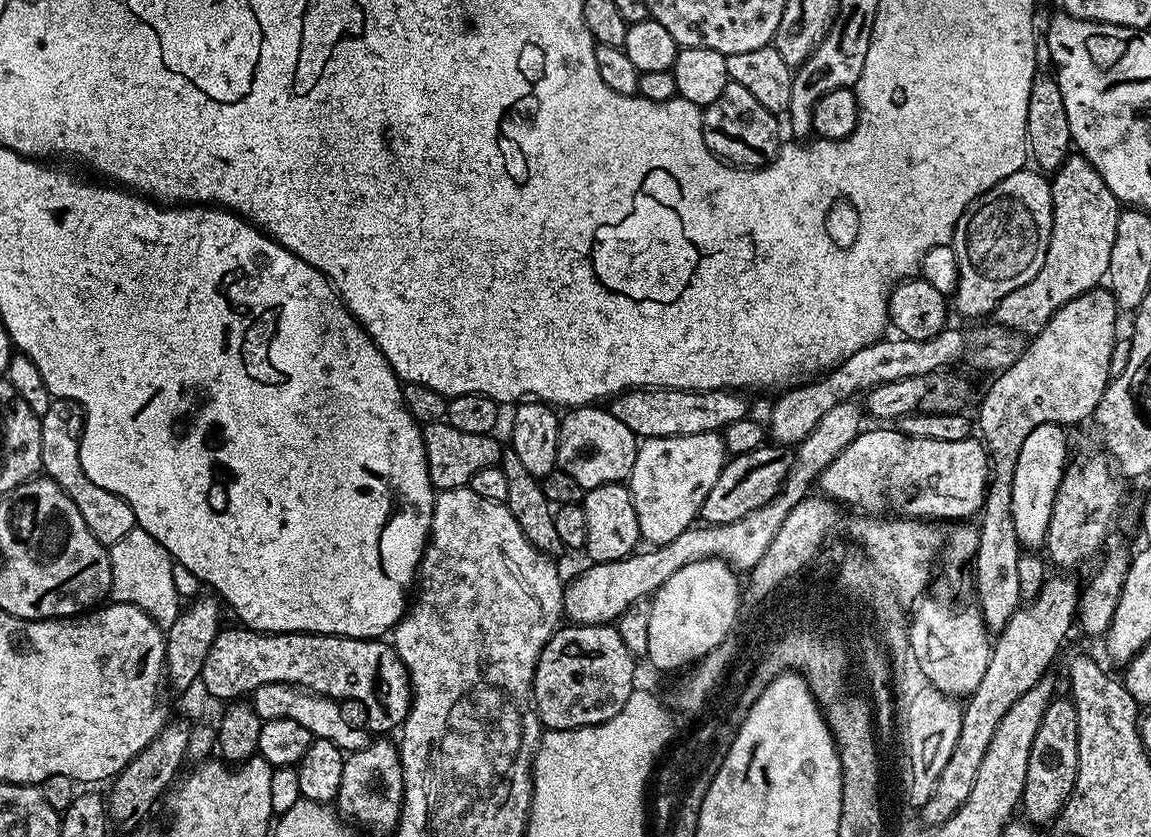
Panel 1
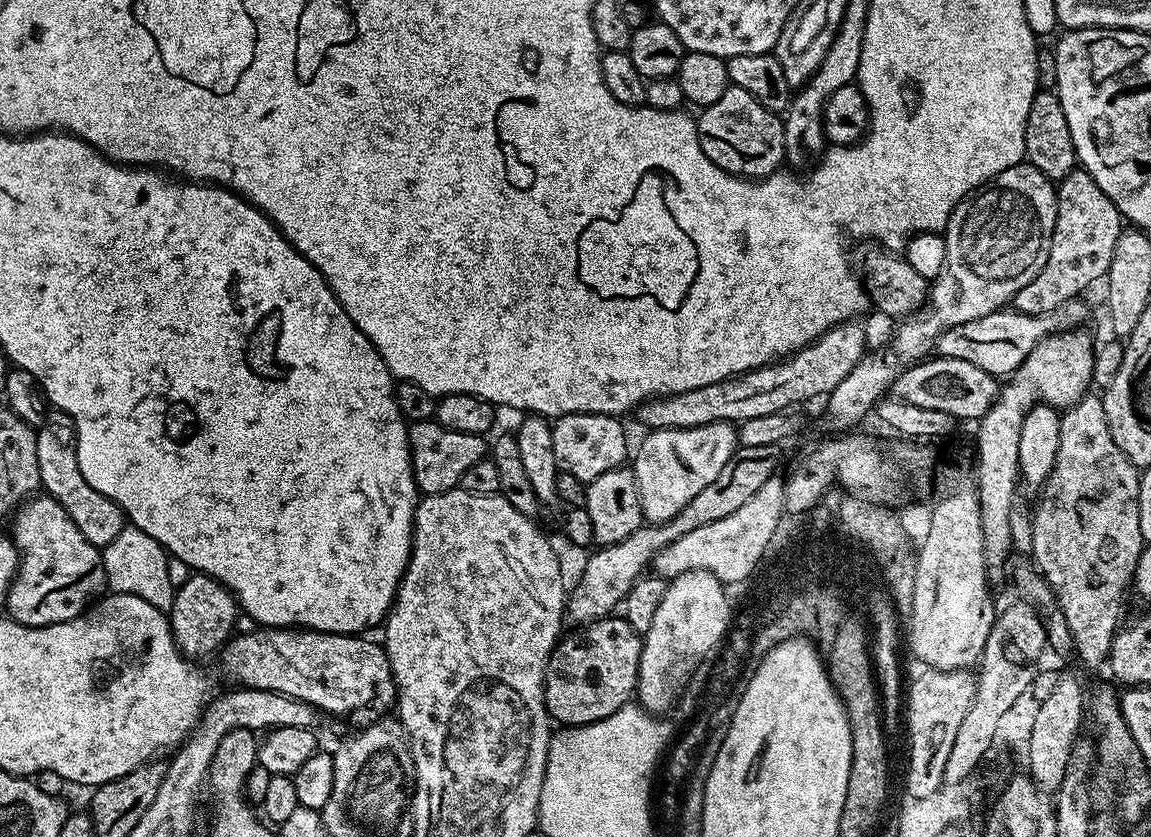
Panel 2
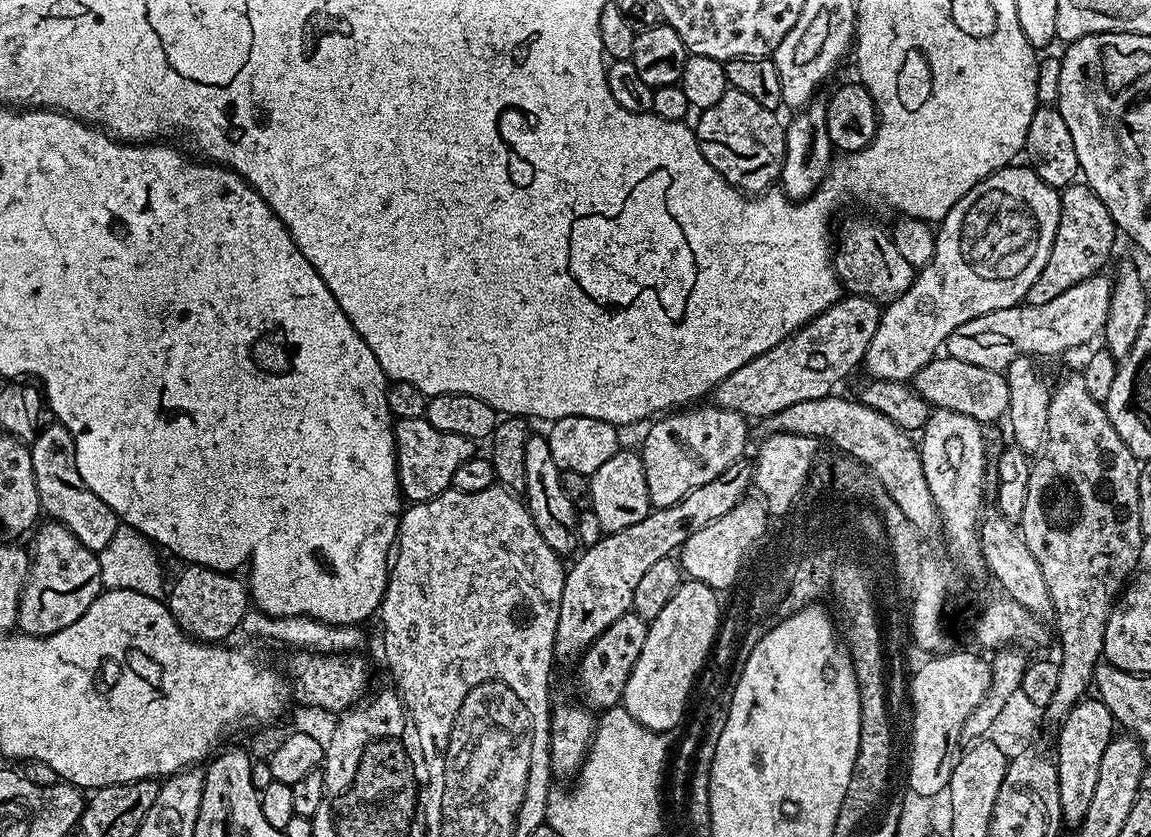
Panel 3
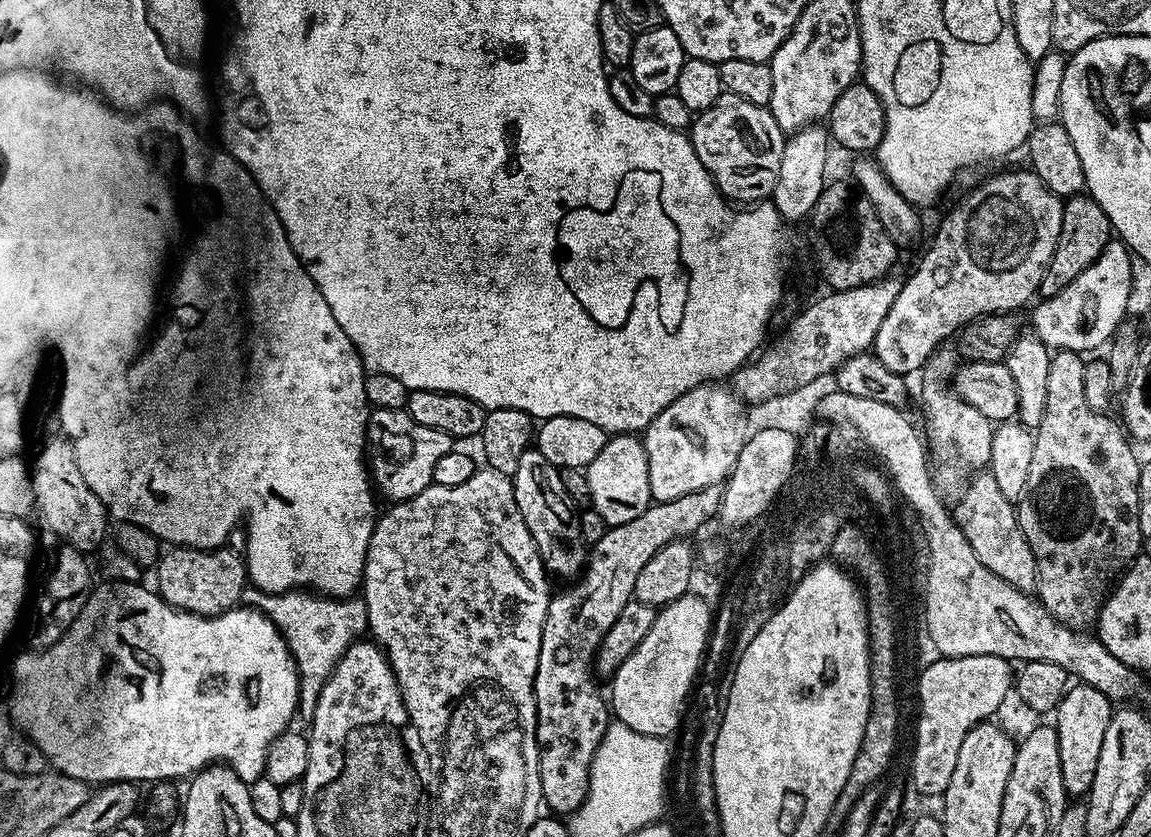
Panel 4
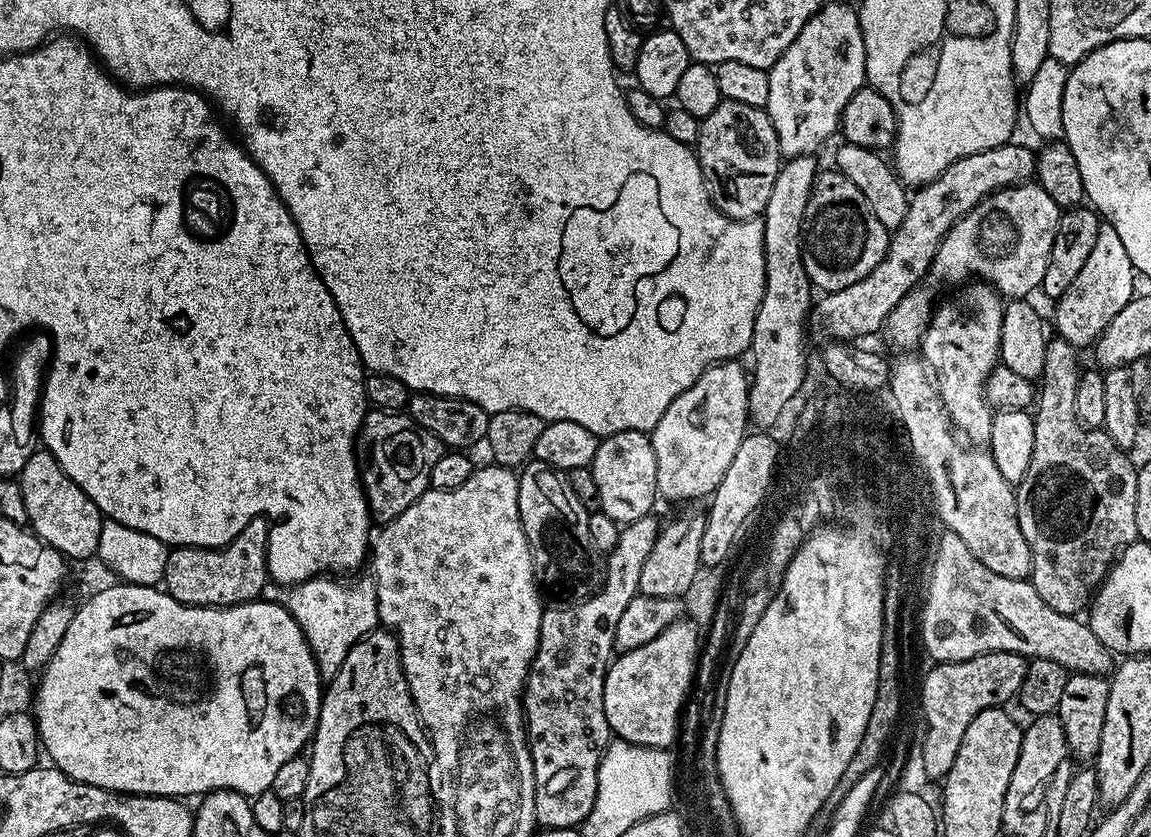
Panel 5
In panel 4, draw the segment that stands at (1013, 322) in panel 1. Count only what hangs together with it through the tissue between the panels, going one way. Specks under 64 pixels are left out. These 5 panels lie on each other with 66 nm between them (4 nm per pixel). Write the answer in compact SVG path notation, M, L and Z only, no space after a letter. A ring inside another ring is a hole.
M1079 194L1067 197L1063 206L1062 230L1058 234L1052 260L1048 263L1040 283L1039 295L1044 298L1058 294L1063 288L1070 286L1070 282L1074 282L1074 278L1078 278L1078 274L1082 274L1086 266L1098 259L1113 235L1112 224L1106 218L1102 206L1098 206L1098 202L1094 202L1091 196Z

